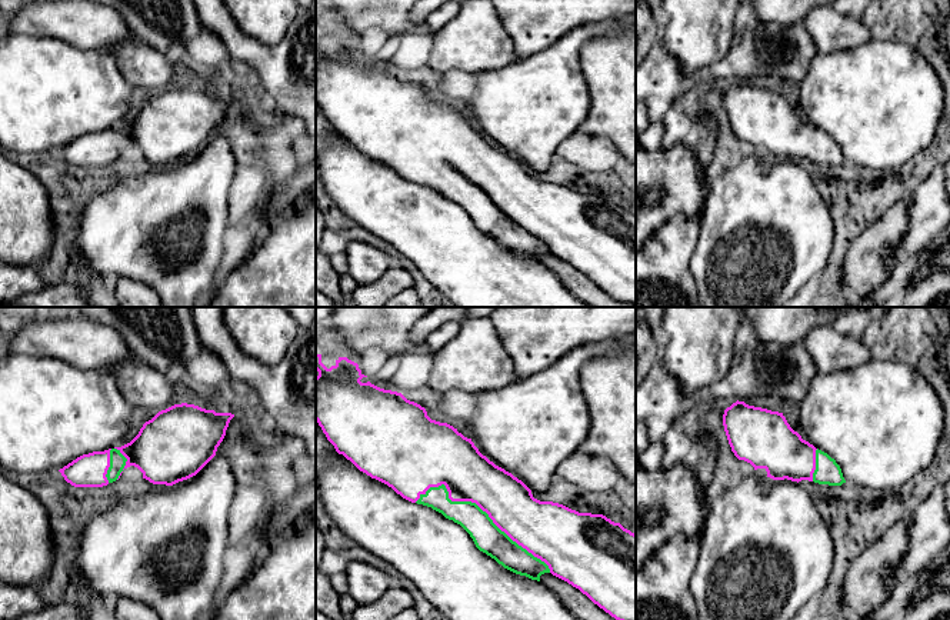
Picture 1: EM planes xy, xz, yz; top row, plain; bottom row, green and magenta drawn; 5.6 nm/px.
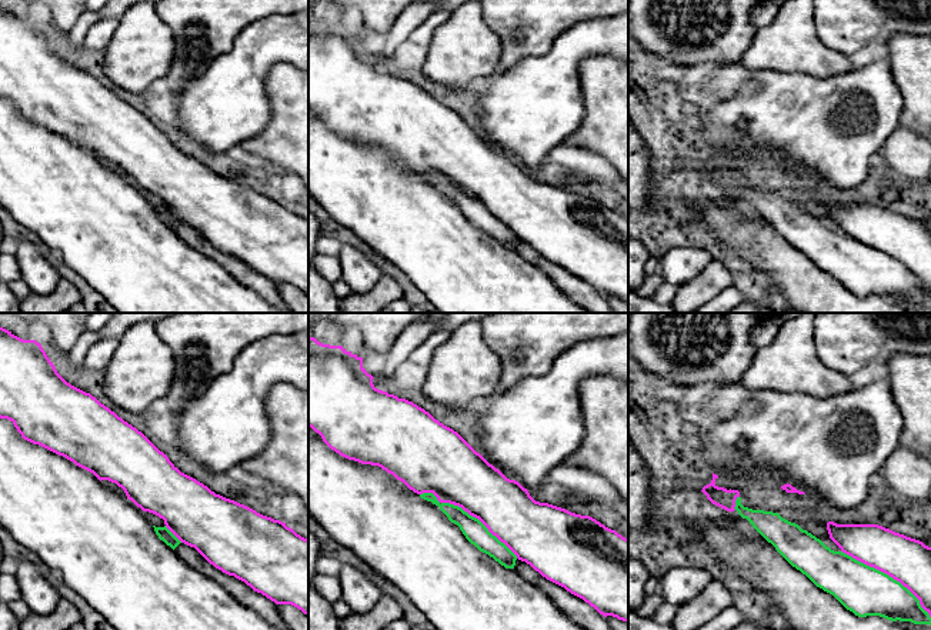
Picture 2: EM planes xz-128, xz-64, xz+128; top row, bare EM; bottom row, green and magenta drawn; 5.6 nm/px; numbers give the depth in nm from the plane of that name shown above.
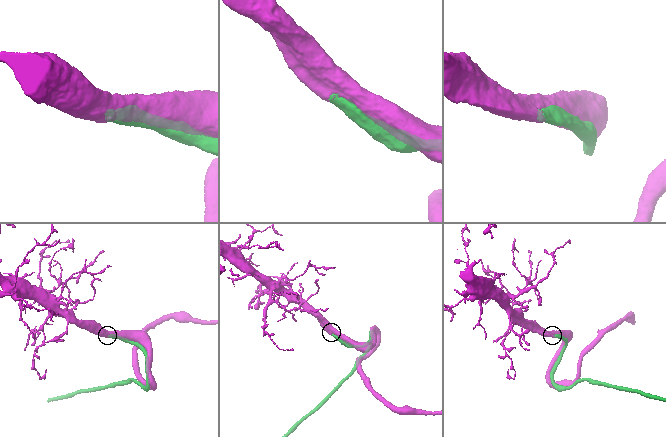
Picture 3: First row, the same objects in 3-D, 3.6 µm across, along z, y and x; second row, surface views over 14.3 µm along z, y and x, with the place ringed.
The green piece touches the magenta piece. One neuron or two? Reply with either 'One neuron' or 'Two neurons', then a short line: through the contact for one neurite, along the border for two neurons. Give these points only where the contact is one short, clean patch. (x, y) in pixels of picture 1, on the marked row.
One neuron

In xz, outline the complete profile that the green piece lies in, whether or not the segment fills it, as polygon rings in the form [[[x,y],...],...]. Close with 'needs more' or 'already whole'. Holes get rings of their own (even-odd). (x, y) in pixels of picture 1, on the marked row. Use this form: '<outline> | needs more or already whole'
[[[316,354],[316,370],[319,376],[316,377],[316,421],[321,427],[327,440],[334,446],[339,454],[343,454],[350,460],[360,471],[366,473],[371,479],[376,479],[389,487],[391,487],[403,499],[431,507],[433,510],[441,513],[446,519],[453,520],[460,524],[473,539],[476,547],[494,559],[504,569],[526,576],[531,580],[540,581],[540,576],[544,573],[551,573],[553,576],[567,581],[573,587],[579,589],[586,594],[594,604],[603,609],[616,620],[636,620],[636,534],[624,529],[620,523],[614,523],[603,514],[579,513],[563,504],[553,501],[540,501],[533,497],[531,490],[511,473],[496,466],[486,456],[483,456],[474,446],[471,439],[464,437],[453,426],[447,423],[440,423],[431,420],[427,411],[420,404],[407,400],[401,393],[380,389],[370,381],[361,383],[363,377],[367,377],[359,369],[359,364],[349,360],[347,357],[339,357],[336,364],[327,369],[321,363],[321,354]]] | needs more

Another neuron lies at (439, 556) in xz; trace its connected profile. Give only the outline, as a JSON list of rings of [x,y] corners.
[[[331,454],[316,476],[316,490],[326,513],[359,546],[389,561],[449,620],[580,620],[541,581],[516,574],[480,551],[470,534],[431,507],[411,503],[387,484],[360,471],[343,454]]]

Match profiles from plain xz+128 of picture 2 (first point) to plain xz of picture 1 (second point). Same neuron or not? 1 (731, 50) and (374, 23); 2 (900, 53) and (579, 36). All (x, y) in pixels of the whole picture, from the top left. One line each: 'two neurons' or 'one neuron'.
1: one neuron
2: two neurons

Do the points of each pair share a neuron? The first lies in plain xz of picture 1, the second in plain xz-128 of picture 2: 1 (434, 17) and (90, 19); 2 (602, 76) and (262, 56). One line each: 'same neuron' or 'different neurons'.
1: different neurons
2: different neurons

